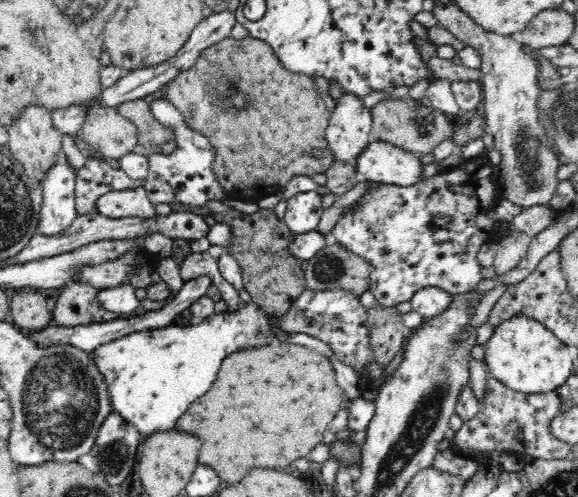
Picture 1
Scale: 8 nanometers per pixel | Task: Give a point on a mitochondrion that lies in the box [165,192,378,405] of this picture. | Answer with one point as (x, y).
(328, 269)

